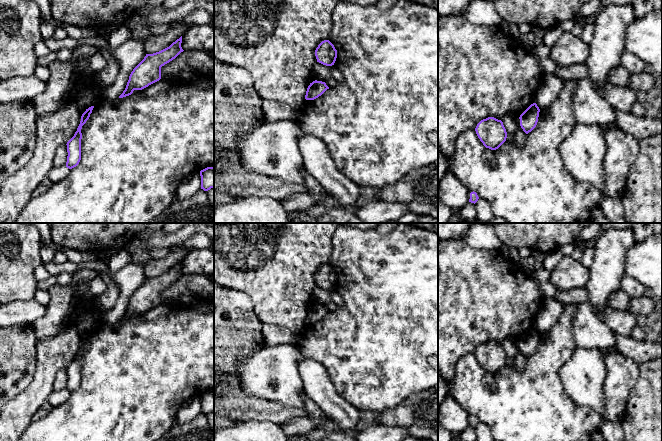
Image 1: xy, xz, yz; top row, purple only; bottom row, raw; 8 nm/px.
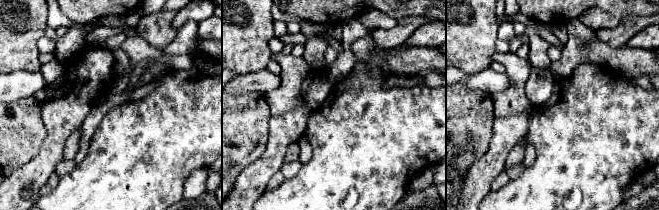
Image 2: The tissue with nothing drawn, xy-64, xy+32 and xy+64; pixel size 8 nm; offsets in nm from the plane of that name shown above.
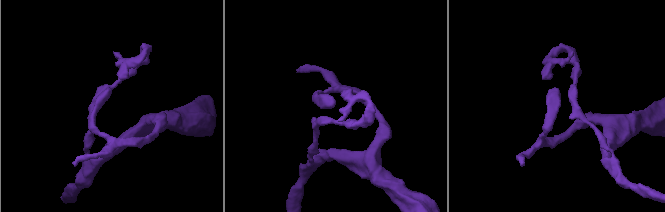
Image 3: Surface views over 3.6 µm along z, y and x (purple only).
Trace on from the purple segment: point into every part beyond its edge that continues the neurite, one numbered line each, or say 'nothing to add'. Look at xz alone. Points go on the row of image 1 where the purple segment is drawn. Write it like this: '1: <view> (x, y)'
nothing to add

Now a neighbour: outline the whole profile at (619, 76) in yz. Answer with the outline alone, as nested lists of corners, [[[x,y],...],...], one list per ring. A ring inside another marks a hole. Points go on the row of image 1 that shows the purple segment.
[[[622,65],[612,69],[608,75],[608,83],[615,86],[628,86],[630,82],[630,72]]]

